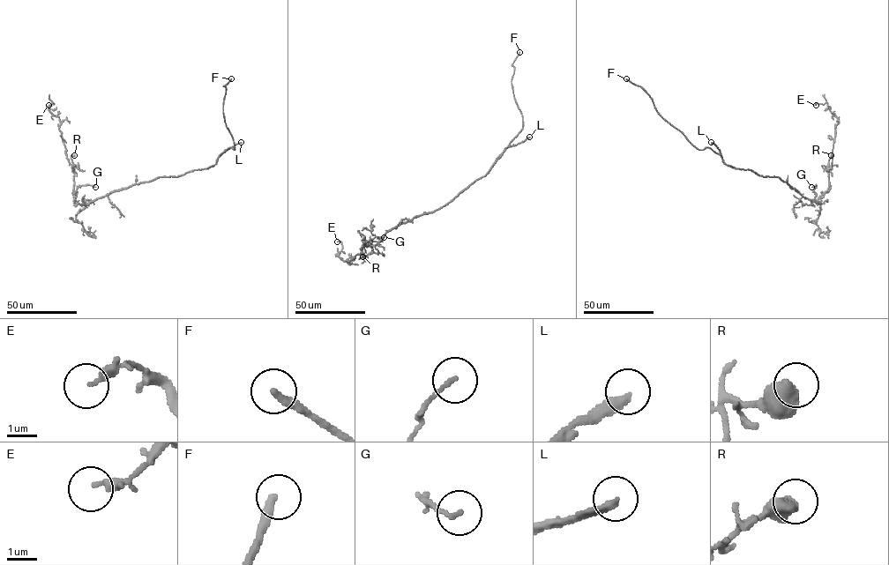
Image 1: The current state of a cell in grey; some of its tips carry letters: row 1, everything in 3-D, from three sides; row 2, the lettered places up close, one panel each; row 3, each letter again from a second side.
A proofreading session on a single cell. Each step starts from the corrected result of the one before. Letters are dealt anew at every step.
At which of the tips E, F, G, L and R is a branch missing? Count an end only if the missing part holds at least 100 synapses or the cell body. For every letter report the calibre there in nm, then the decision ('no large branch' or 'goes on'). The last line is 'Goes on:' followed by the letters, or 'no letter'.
E: 260 nm thick; no large branch
F: 280 nm thick; goes on
G: 130 nm thick; no large branch
L: 280 nm thick; goes on
R: 600 nm thick; no large branch
Goes on: F, L

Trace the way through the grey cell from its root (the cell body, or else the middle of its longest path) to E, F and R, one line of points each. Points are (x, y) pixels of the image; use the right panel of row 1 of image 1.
E: (780, 179), (803, 197), (820, 204), (818, 198), (829, 186), (827, 165), (837, 118), (826, 102), (816, 105)
F: (780, 179), (735, 168), (726, 165), (710, 148), (697, 149), (659, 114), (651, 98), (640, 86), (626, 78)
R: (780, 179), (803, 197), (820, 204), (818, 198), (829, 186), (831, 155)

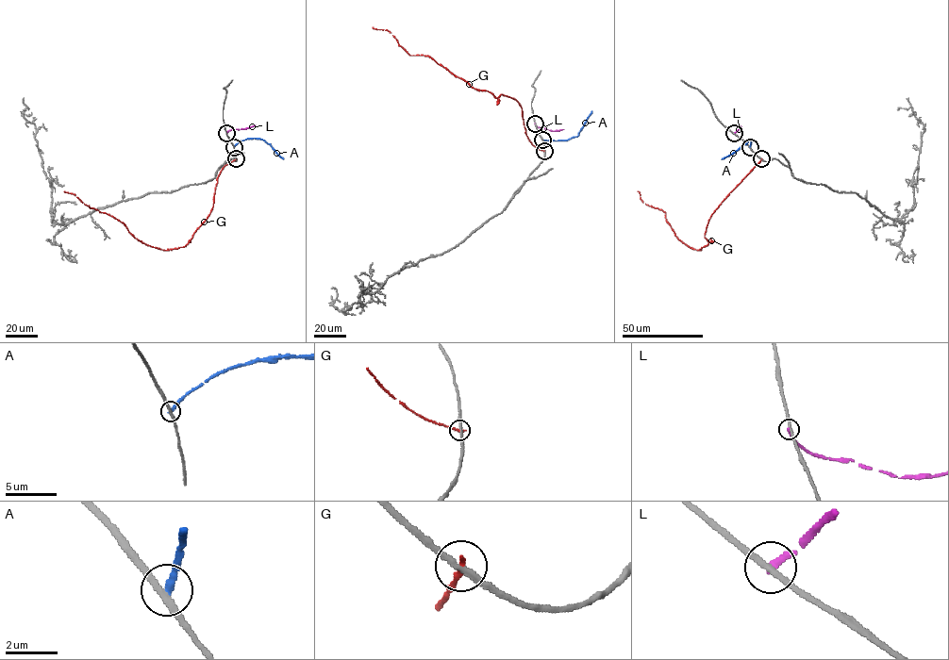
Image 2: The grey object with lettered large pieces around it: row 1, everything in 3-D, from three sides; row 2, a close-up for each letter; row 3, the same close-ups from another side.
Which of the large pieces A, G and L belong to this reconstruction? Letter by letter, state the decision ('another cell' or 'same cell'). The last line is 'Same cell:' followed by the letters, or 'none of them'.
A: another cell
G: another cell
L: another cell
Same cell: none of them

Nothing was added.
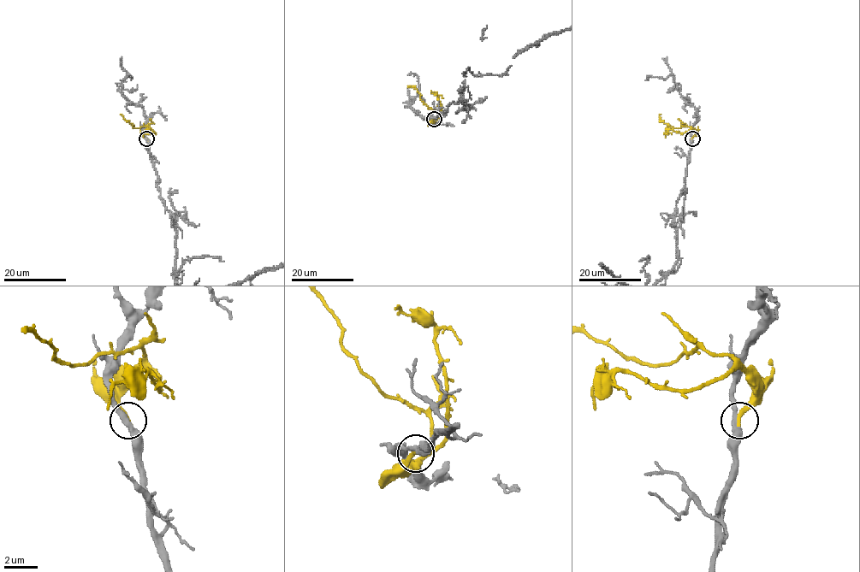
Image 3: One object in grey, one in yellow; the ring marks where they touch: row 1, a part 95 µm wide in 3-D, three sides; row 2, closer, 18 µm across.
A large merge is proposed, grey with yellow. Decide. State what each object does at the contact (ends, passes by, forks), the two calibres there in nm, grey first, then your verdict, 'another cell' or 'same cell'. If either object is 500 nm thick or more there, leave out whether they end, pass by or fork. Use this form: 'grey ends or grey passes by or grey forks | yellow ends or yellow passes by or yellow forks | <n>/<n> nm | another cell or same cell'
grey passes by | yellow ends | 320/280 nm | same cell

